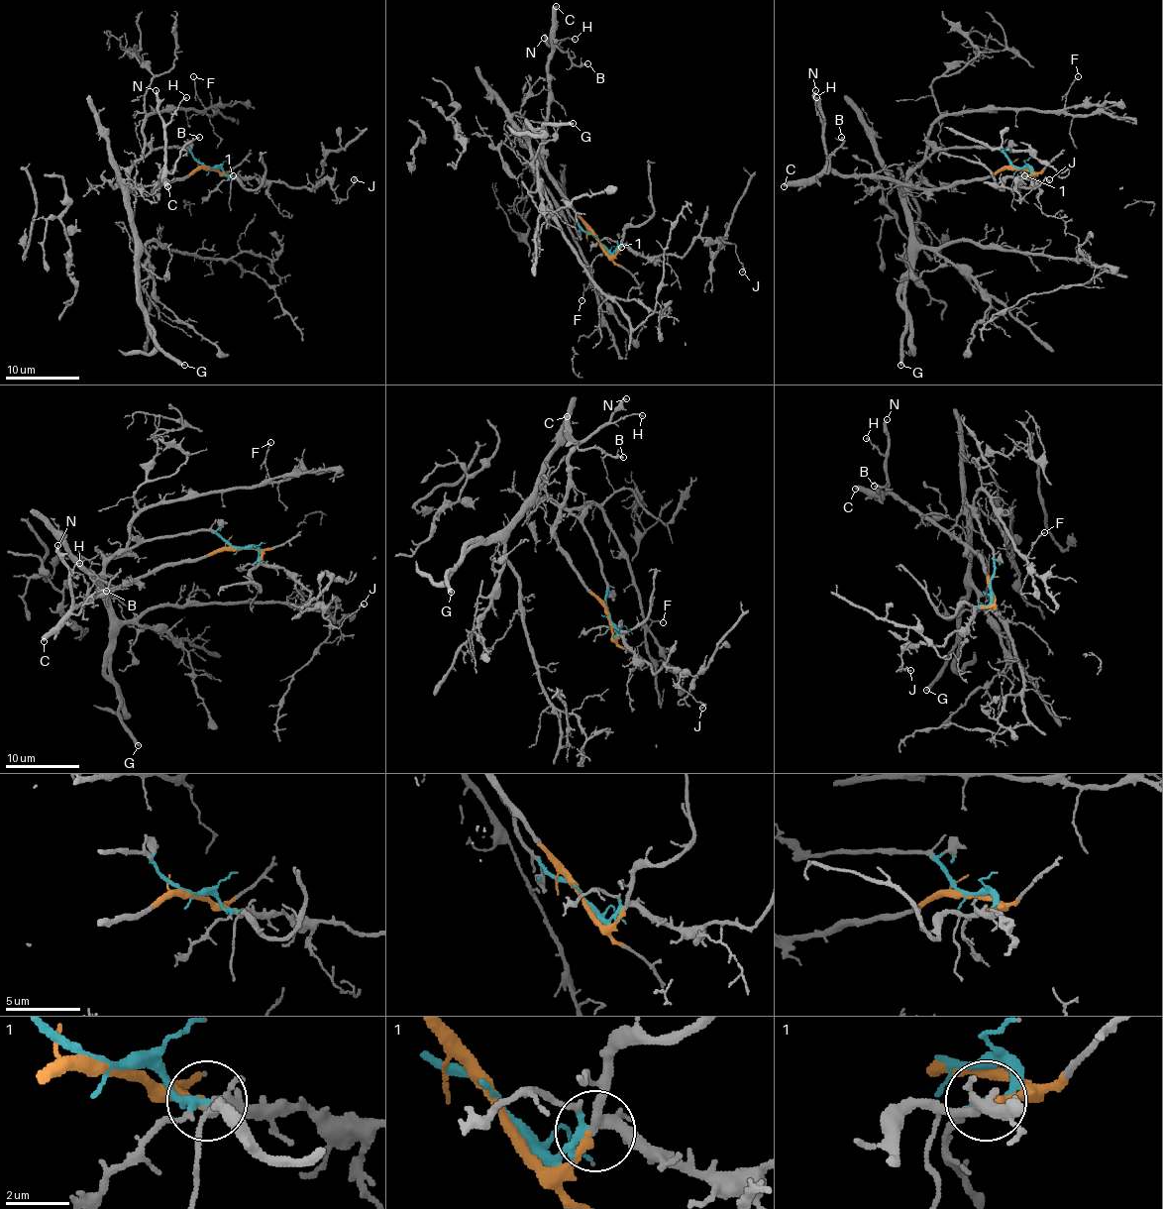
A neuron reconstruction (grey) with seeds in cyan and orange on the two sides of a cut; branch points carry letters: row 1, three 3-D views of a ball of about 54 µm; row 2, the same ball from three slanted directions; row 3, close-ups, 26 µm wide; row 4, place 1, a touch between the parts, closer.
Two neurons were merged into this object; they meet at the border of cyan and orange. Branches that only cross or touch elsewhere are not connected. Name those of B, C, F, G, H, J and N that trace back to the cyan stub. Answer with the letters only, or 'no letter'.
F, G, J

